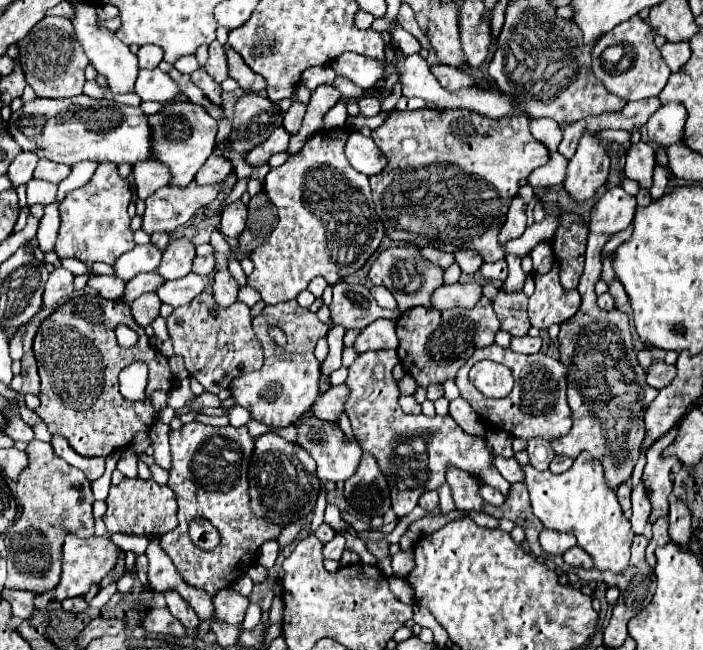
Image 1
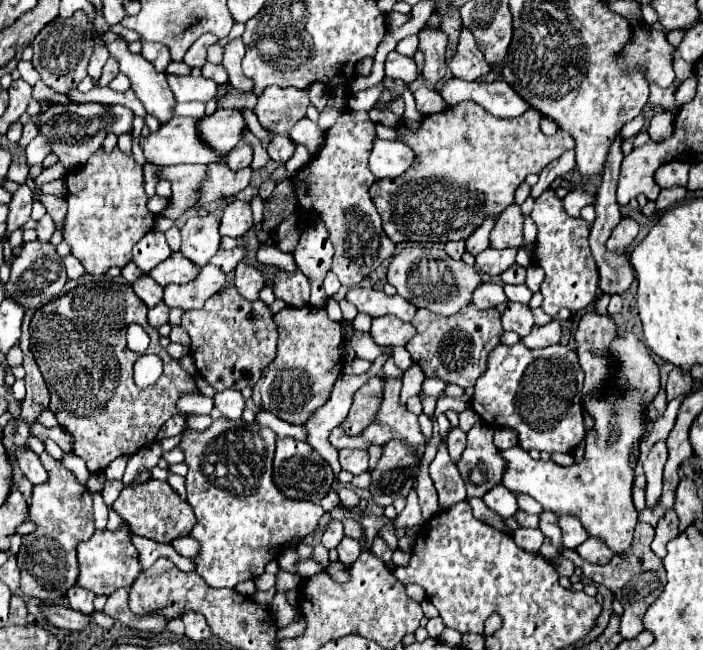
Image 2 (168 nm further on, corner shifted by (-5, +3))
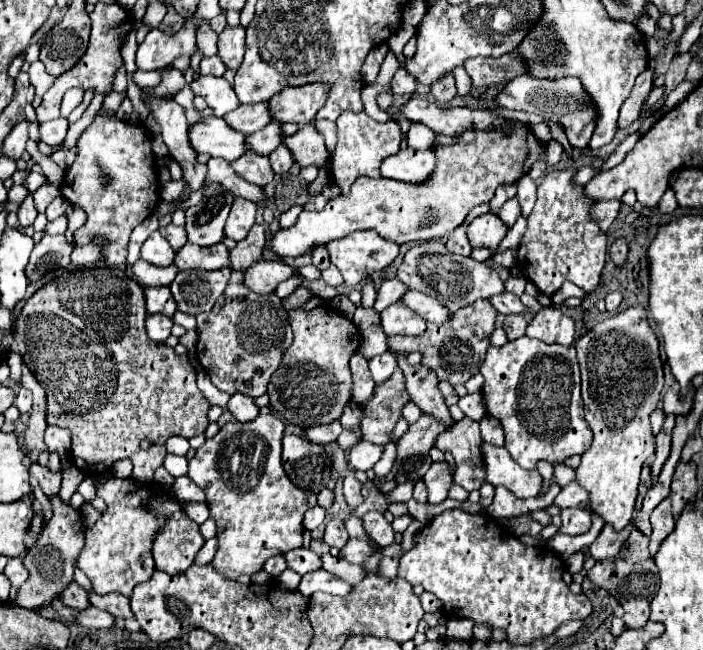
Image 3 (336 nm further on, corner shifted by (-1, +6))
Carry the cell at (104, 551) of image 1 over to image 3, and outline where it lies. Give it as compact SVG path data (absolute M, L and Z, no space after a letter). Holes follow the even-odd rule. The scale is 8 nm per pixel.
M91 477L97 487L97 497L103 497L107 503L107 509L103 511L101 519L85 529L85 545L77 559L77 567L87 575L91 581L95 593L107 595L107 593L121 593L125 597L131 597L131 591L137 583L149 581L149 577L155 571L153 565L153 537L157 535L157 529L165 525L161 517L149 511L149 501L155 493L155 483L135 483L135 479L109 479L107 483L99 483L99 477Z

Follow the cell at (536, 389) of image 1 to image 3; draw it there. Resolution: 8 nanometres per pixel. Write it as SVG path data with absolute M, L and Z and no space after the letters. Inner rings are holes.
M521 337L503 347L489 347L481 375L485 377L487 413L501 421L505 449L521 467L537 469L539 461L559 465L567 457L583 455L589 449L593 433L583 417L581 379L573 345L547 345Z

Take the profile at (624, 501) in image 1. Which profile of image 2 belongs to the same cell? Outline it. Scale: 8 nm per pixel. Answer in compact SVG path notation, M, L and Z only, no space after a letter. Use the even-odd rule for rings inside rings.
M641 466L635 468L635 482L633 482L633 502L635 502L635 508L639 512L645 510L645 476L643 476L643 470Z

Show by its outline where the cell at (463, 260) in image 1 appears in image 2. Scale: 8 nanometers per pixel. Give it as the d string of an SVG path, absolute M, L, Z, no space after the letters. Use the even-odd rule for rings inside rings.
M495 218L483 220L483 224L467 238L465 248L467 248L467 252L469 252L471 256L477 256L477 254L481 254L483 250L489 248L489 232L491 232L493 224L495 224Z

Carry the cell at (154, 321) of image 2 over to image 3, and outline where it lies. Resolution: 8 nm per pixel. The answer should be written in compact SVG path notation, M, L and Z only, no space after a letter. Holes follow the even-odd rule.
M149 315L147 317L147 335L151 341L165 343L167 337L171 335L171 327L173 327L173 321L165 315Z

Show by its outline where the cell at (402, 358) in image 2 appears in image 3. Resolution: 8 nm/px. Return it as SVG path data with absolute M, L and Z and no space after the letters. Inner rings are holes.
M387 351L383 355L377 355L377 357L369 359L369 369L371 369L371 375L373 375L375 383L387 381L393 375L393 371L397 369L397 359L391 351Z

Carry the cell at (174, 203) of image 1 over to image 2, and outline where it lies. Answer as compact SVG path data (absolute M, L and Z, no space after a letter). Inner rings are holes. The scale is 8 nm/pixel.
M207 164L207 174L205 180L201 182L195 206L207 208L217 200L225 200L227 196L241 192L249 184L249 180L251 180L251 168L233 172L225 164Z

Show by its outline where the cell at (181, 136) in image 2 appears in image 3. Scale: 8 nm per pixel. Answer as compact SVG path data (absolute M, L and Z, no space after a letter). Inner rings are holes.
M205 117L189 131L191 145L197 153L209 153L211 157L223 157L235 161L247 151L245 133L231 129L225 119Z

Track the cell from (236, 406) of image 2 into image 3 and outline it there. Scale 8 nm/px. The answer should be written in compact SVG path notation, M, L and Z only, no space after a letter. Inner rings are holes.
M235 393L231 399L229 399L229 405L227 409L233 413L233 417L241 423L245 421L253 421L257 415L259 415L259 407L255 405L255 401L251 397L245 397L241 393Z

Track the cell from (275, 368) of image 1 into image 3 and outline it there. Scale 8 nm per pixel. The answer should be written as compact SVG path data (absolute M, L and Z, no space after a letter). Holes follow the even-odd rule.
M325 305L313 309L311 313L303 309L293 309L289 311L289 321L291 321L295 339L293 339L293 345L287 349L281 367L275 371L275 375L269 381L267 393L271 397L271 405L275 411L279 411L283 419L299 427L315 427L315 425L327 425L327 423L339 421L345 405L353 397L353 379L349 371L349 359L359 347L361 333L353 321L343 317L343 313L339 313L335 307L329 309Z

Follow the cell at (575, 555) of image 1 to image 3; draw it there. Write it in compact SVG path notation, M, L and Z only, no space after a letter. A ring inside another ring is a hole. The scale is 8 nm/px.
M631 521L621 533L617 533L611 525L605 525L603 531L599 533L599 537L595 539L595 543L589 547L591 557L597 561L599 559L613 559L619 553L619 549L623 547L623 543L629 537L629 533L633 531L633 527L635 527L635 521Z

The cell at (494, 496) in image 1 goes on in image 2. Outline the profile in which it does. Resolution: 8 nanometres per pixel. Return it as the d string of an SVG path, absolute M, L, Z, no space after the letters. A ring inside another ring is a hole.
M505 486L491 488L491 490L483 496L483 502L485 502L491 510L495 510L499 516L503 516L503 518L515 516L515 512L519 510L515 496L513 496Z

